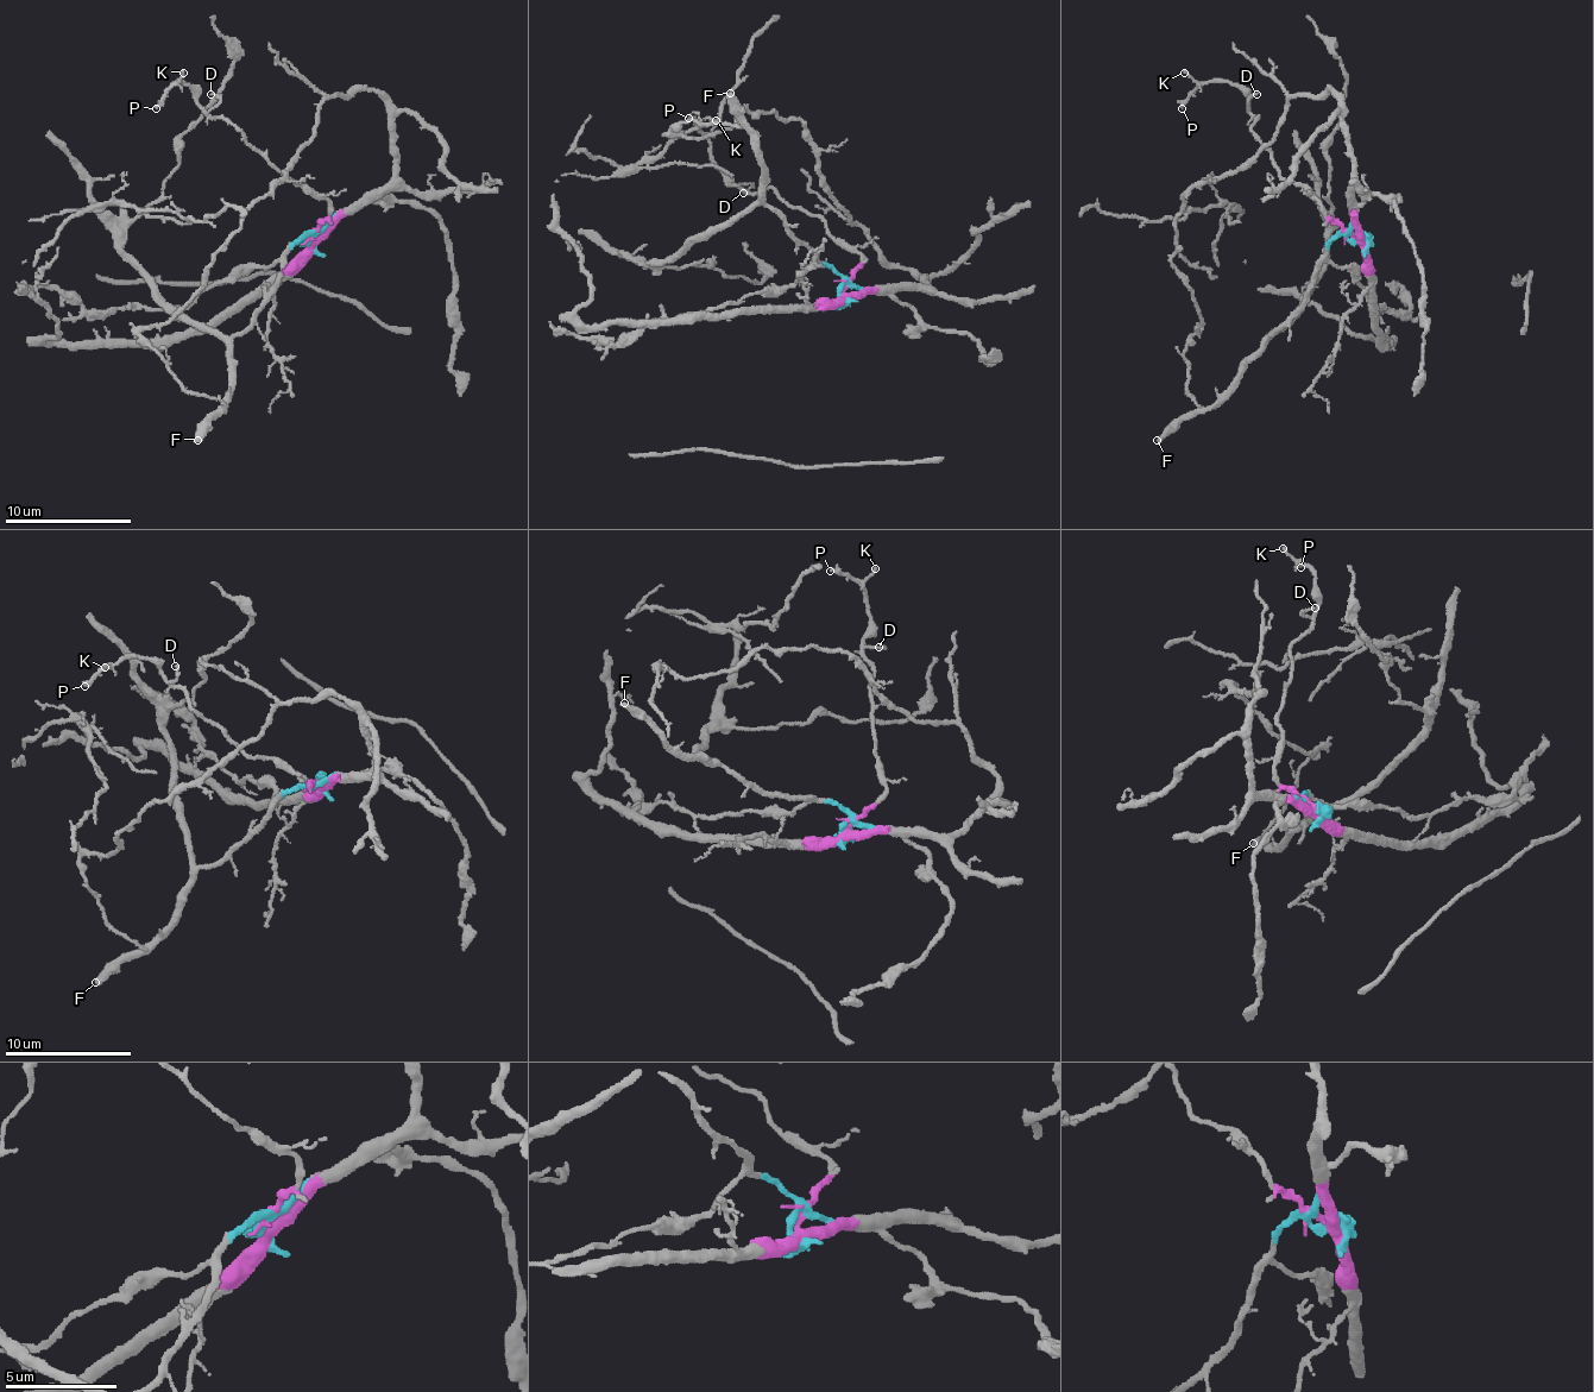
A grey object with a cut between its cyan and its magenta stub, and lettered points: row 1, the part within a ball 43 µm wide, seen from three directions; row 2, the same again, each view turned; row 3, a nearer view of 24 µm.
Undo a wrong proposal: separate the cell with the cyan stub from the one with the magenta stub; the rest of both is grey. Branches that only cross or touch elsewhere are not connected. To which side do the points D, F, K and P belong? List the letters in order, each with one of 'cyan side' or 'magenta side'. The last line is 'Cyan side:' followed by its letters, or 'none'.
D: magenta side
F: cyan side
K: magenta side
P: magenta side
Cyan side: F

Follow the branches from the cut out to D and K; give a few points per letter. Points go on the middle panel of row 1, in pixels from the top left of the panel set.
D: (843, 293), (843, 283), (862, 258), (814, 216), (789, 207), (770, 188), (742, 188), (751, 186), (742, 191)
K: (843, 293), (862, 258), (818, 216), (789, 207), (770, 188), (745, 191), (729, 182), (710, 153), (717, 119)

